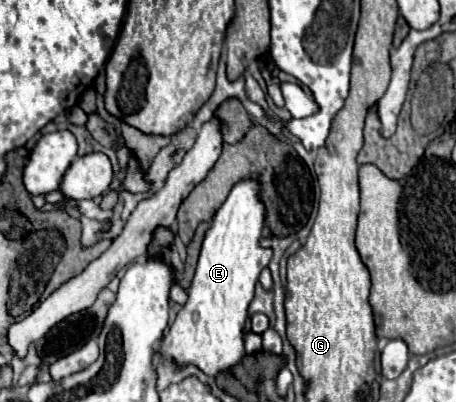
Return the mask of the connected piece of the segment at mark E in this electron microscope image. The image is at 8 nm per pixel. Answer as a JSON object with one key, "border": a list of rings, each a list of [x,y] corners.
{"border":[[[238,182],[206,232],[194,282],[188,288],[188,302],[182,306],[160,342],[158,354],[164,360],[172,360],[178,368],[192,364],[212,378],[230,370],[242,360],[242,330],[248,318],[248,306],[254,298],[258,276],[272,258],[272,250],[260,248],[262,228],[264,206],[258,198],[258,182]]]}

